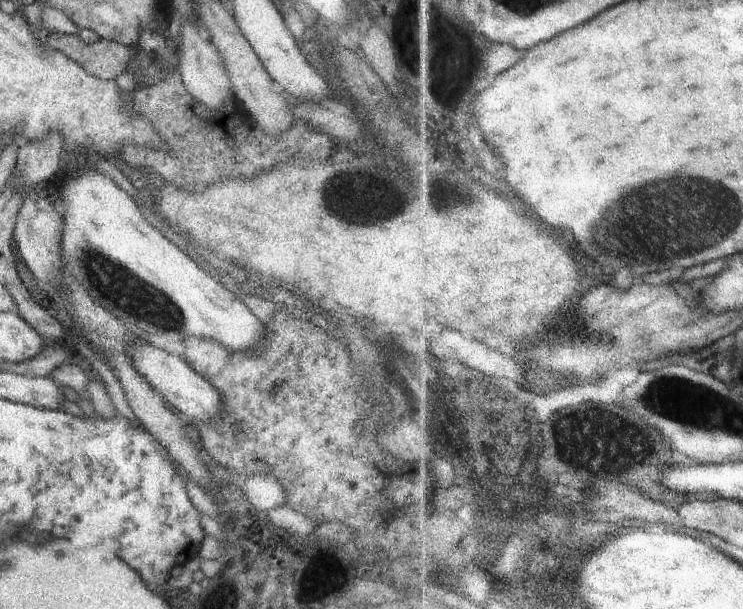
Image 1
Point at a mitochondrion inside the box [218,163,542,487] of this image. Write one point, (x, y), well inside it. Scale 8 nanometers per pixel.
(388, 202)

